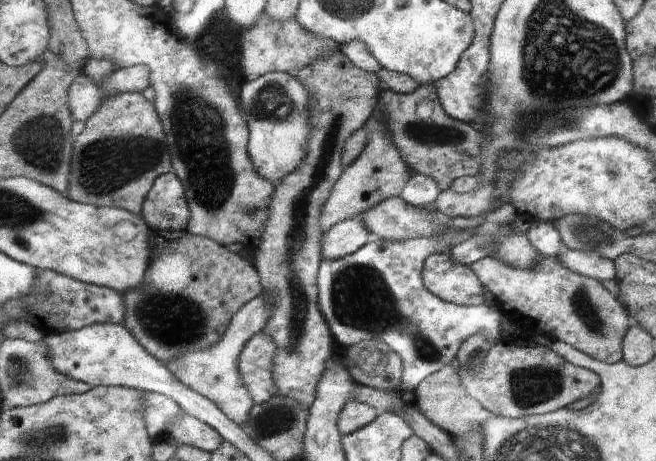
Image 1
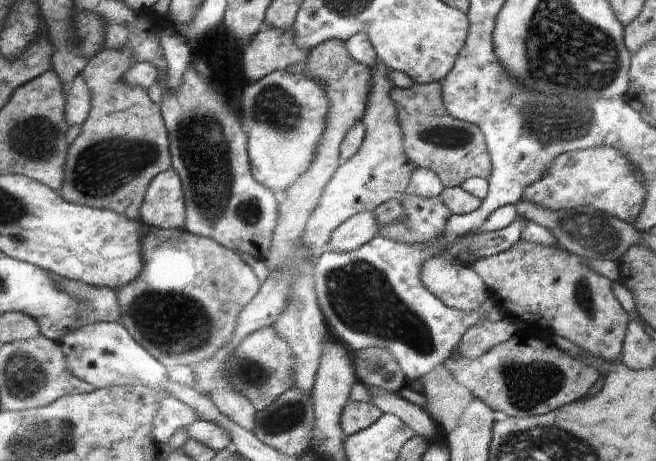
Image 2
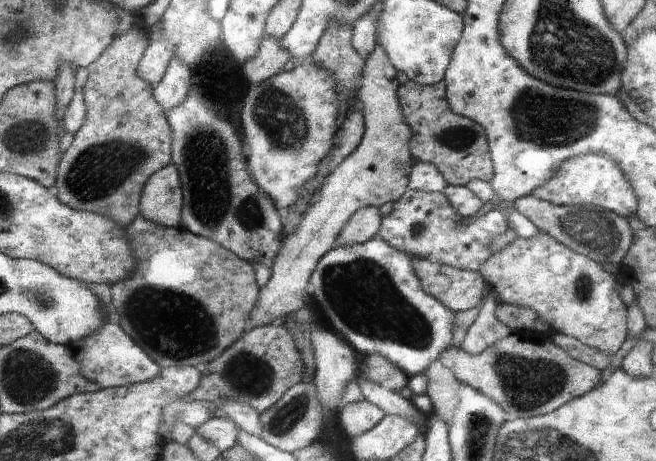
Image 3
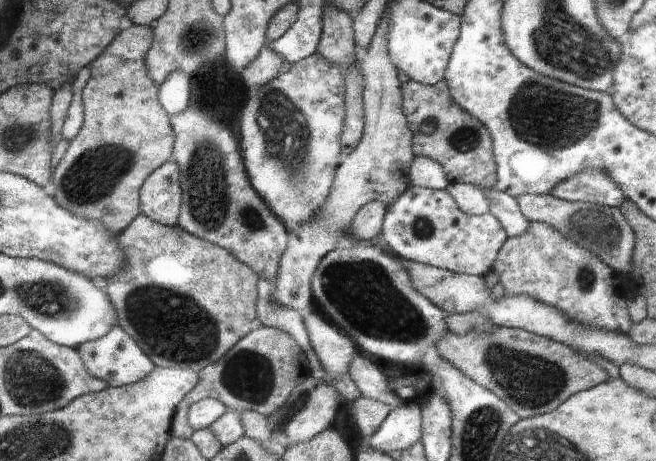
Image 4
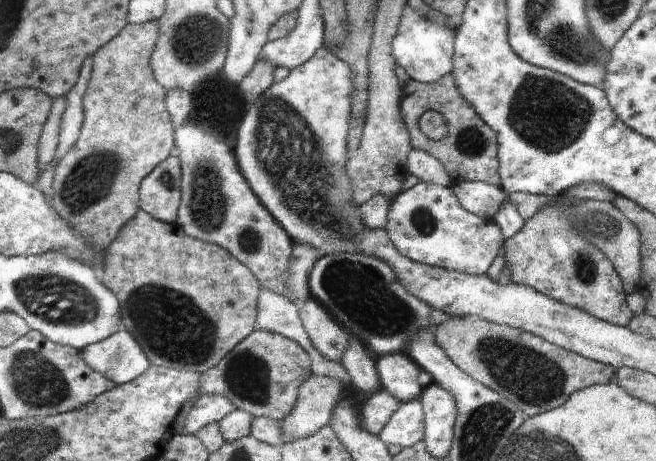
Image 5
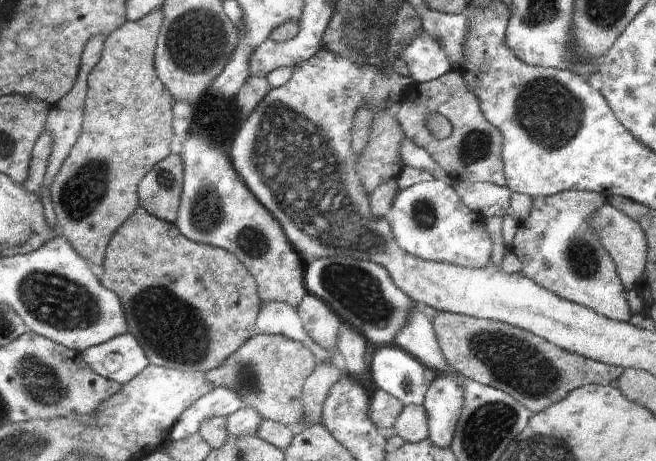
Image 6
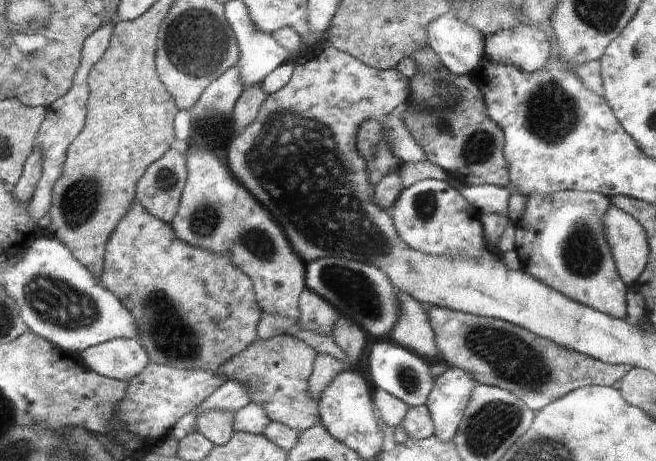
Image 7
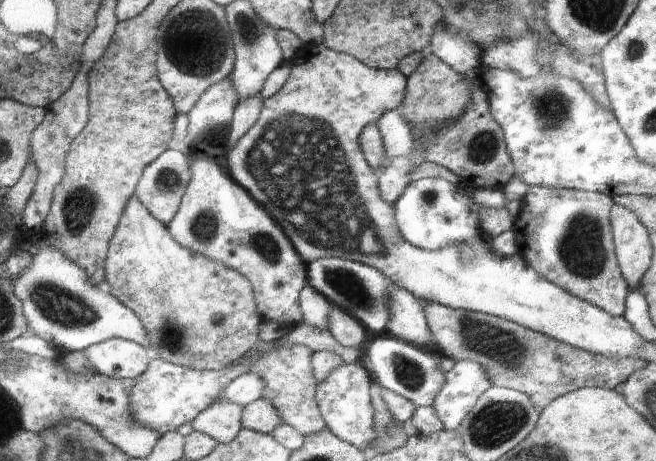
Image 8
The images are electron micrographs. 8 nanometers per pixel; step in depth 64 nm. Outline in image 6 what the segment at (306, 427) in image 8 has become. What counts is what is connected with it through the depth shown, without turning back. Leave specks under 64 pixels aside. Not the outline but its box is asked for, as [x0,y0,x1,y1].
[205,335,317,427]

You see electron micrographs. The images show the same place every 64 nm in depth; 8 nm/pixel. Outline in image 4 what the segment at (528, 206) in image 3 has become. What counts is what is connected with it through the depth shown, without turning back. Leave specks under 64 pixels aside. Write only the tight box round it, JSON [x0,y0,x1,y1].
[515,194,634,274]

